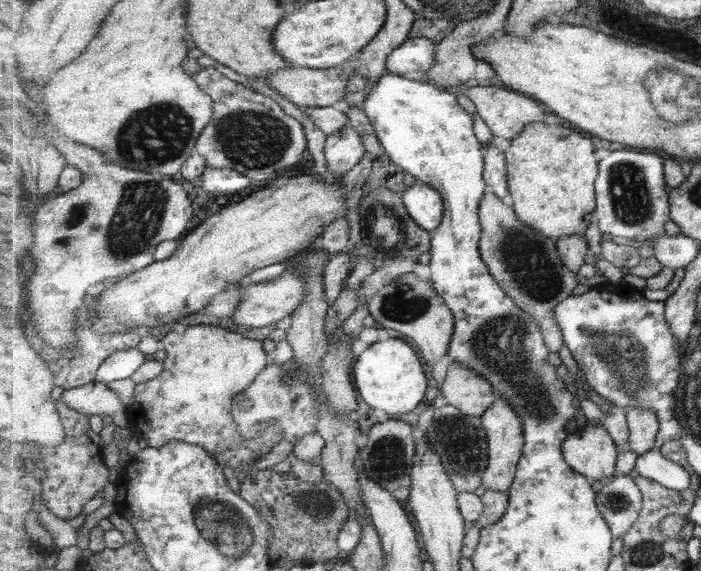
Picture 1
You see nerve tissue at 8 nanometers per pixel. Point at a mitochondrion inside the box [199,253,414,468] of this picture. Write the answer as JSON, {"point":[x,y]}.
{"point":[288,379]}

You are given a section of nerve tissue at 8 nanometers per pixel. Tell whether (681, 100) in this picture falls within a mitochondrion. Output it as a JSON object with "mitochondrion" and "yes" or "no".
{"mitochondrion":"yes"}

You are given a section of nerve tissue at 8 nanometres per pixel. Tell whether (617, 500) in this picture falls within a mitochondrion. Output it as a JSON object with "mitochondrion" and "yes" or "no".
{"mitochondrion":"no"}

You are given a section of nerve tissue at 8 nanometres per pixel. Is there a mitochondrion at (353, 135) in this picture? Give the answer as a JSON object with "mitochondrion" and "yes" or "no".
{"mitochondrion":"no"}

